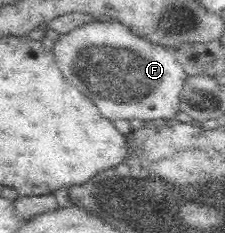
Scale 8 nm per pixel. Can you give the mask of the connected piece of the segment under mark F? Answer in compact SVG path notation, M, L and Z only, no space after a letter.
M98 21L77 26L69 33L60 35L55 41L52 52L62 74L79 91L95 101L101 115L107 119L168 120L180 112L181 92L188 78L184 67L177 61L173 48L153 44L131 32L119 21Z

